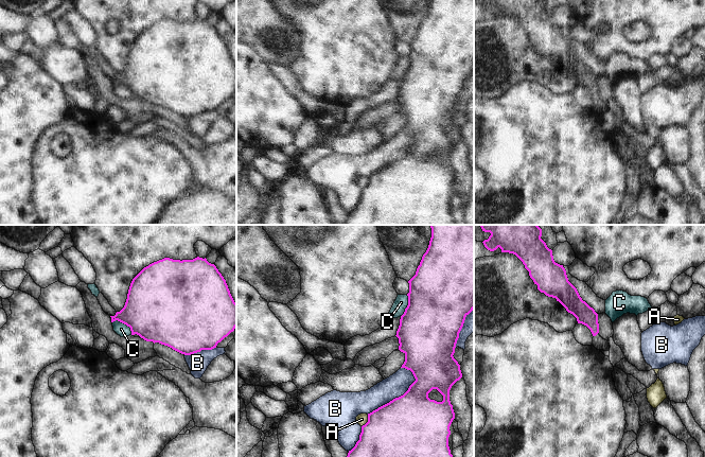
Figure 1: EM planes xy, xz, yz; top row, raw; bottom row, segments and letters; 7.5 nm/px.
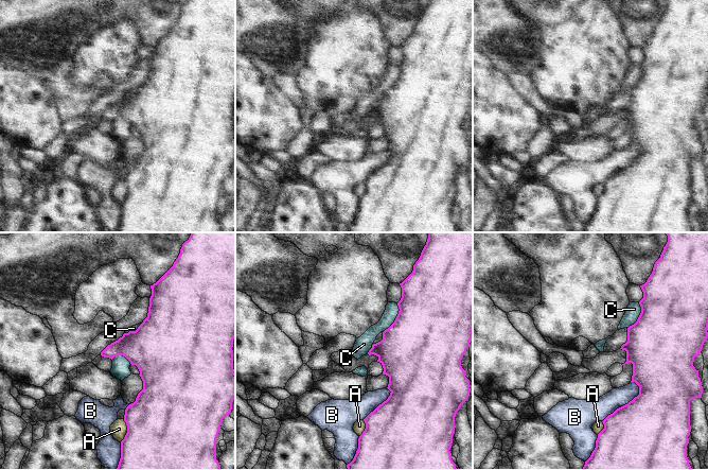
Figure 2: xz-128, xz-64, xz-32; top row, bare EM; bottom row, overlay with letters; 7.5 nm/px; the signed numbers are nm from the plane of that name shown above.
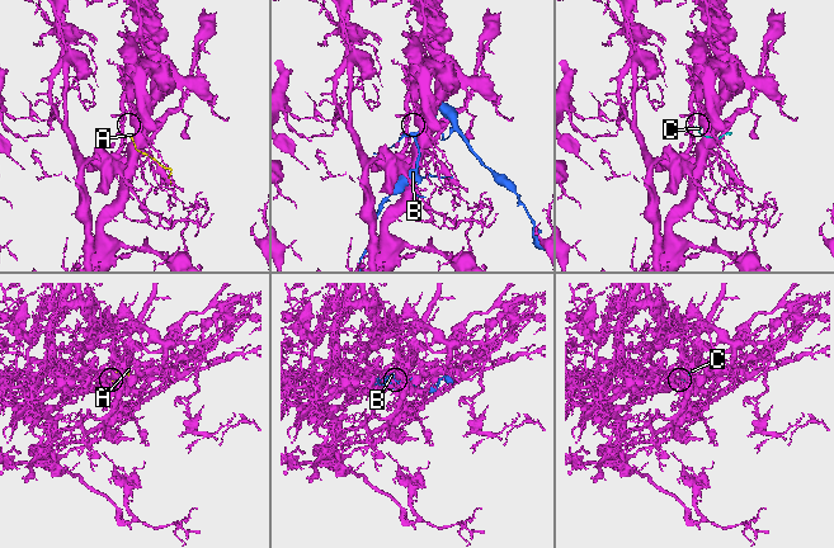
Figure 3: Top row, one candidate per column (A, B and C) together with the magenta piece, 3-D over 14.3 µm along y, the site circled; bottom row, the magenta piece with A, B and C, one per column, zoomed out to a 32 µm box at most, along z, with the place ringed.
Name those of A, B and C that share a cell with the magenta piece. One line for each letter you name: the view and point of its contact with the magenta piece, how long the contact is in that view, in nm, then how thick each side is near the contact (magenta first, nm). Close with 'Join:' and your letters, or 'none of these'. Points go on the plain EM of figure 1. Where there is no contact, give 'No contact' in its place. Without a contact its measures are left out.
Join: none of these.

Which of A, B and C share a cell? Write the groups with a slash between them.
A / B / C

